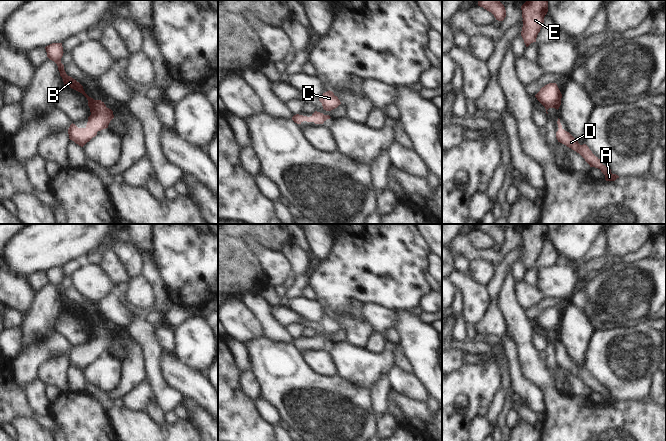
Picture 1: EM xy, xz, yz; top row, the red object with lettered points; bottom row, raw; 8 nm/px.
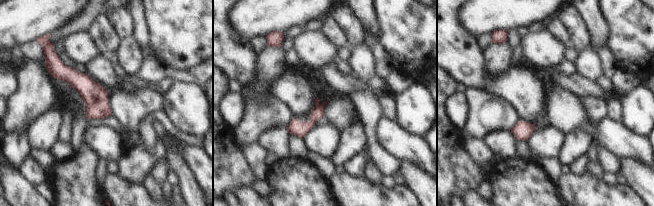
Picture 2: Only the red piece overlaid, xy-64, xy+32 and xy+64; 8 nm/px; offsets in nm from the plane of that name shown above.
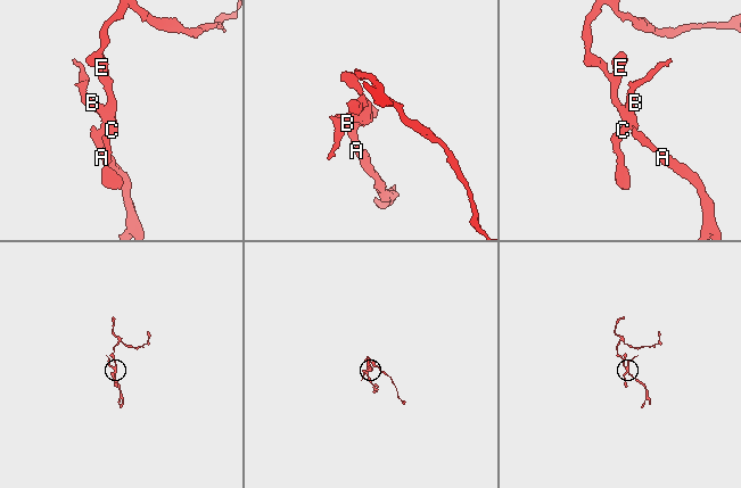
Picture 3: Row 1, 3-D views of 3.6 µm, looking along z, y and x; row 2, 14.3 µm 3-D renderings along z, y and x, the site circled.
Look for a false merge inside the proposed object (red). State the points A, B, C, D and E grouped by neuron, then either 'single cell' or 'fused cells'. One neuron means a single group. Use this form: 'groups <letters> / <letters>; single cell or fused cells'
groups A B C D E; single cell

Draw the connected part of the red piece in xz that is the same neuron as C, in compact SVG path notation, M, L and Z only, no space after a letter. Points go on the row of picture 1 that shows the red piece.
M327 91L319 97L319 101L322 103L323 109L326 111L331 111L337 108L341 102L337 96L334 95L332 91Z

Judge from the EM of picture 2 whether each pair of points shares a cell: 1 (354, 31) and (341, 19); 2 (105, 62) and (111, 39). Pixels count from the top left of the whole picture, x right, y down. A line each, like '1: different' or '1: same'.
1: same
2: different

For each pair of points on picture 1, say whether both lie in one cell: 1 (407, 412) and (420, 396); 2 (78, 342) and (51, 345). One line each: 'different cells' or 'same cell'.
1: different cells
2: different cells

